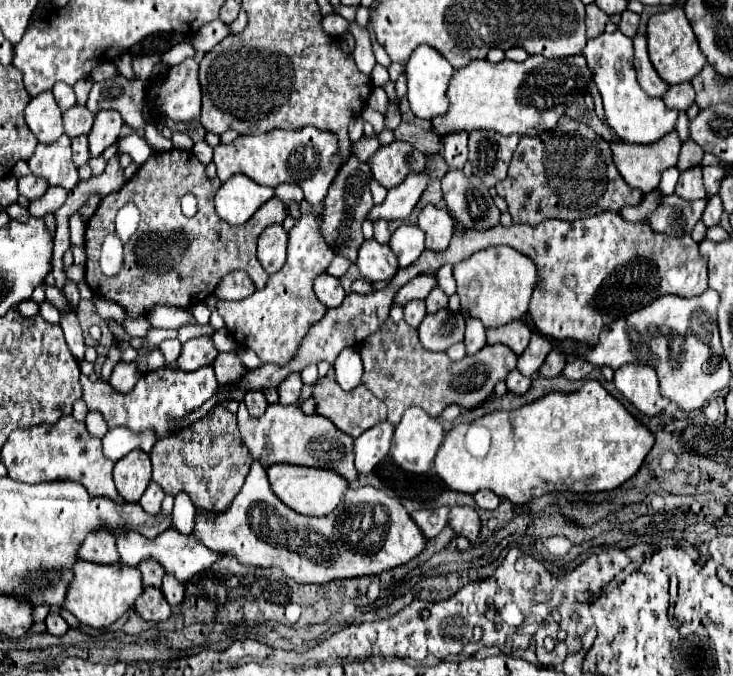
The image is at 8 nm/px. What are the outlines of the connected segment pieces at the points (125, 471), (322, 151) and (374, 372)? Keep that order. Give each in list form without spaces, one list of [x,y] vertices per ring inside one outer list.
[[[142,449],[130,451],[114,465],[114,483],[118,493],[126,501],[136,503],[150,483],[150,471],[152,467],[148,453],[144,453]]]
[[[304,127],[302,131],[268,131],[262,135],[238,135],[232,143],[220,143],[214,147],[214,163],[220,181],[230,179],[236,173],[248,175],[258,185],[276,187],[280,183],[296,183],[308,203],[322,203],[328,187],[336,175],[336,137],[316,127]]]
[[[406,321],[384,323],[380,331],[370,335],[360,351],[364,361],[364,385],[388,407],[388,421],[396,425],[404,409],[416,405],[428,415],[438,417],[446,405],[456,403],[460,407],[476,407],[484,403],[498,381],[504,381],[510,371],[516,369],[518,357],[506,345],[488,345],[472,357],[464,357],[452,363],[444,353],[428,351],[418,341],[418,331]]]

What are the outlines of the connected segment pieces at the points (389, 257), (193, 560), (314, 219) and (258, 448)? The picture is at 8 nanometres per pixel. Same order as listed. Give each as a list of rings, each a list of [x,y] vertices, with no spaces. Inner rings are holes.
[[[368,239],[360,247],[356,267],[362,279],[376,283],[394,277],[394,273],[398,271],[398,261],[388,245],[380,245],[376,239]]]
[[[128,531],[124,535],[118,535],[116,549],[118,549],[118,555],[120,555],[120,563],[124,563],[126,567],[138,567],[138,563],[144,561],[144,559],[156,559],[166,569],[168,575],[176,577],[182,583],[192,579],[196,573],[208,569],[218,559],[218,555],[214,551],[206,549],[192,535],[182,535],[178,531],[164,531],[154,539],[148,539],[144,535],[140,535],[140,533]]]
[[[302,213],[288,233],[286,265],[278,273],[270,275],[266,287],[240,301],[218,301],[218,313],[222,315],[228,333],[240,345],[252,349],[262,363],[276,363],[278,367],[288,365],[294,359],[304,335],[308,335],[310,327],[328,311],[328,307],[316,299],[312,283],[328,269],[334,257],[334,247],[330,247],[322,237],[322,215]]]
[[[243,399],[239,402],[238,431],[242,435],[242,443],[252,455],[252,459],[260,459],[260,463],[268,469],[276,463],[332,469],[346,477],[350,483],[356,481],[358,473],[354,469],[352,457],[352,437],[342,433],[330,419],[322,415],[304,415],[298,405],[270,405],[266,413],[258,419],[252,419],[244,407]]]

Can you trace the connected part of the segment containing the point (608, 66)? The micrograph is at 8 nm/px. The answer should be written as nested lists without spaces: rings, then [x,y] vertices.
[[[616,29],[614,33],[602,33],[596,39],[588,39],[582,55],[594,71],[594,83],[602,95],[606,119],[622,141],[648,145],[674,131],[678,111],[668,109],[662,99],[648,97],[636,81],[632,67],[632,37],[626,37],[620,29]]]

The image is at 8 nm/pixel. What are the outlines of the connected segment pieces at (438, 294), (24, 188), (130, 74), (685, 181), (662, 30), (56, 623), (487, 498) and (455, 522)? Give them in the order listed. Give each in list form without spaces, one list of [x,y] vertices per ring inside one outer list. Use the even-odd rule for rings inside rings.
[[[434,287],[434,289],[430,291],[428,299],[426,299],[426,311],[428,311],[428,313],[436,313],[436,311],[440,311],[440,309],[444,309],[444,307],[448,307],[448,297],[444,295],[442,289]]]
[[[34,175],[18,179],[18,193],[24,195],[28,201],[40,199],[46,193],[46,189],[48,189],[48,183],[44,179],[34,177]]]
[[[124,53],[124,55],[122,55],[122,57],[118,57],[118,59],[114,59],[114,63],[116,63],[118,71],[120,71],[126,79],[134,79],[134,71],[132,71],[130,55],[128,55],[128,53]]]
[[[694,167],[688,171],[680,173],[678,185],[676,185],[676,195],[686,199],[686,201],[694,201],[694,199],[702,199],[706,197],[704,185],[702,185],[702,169]]]
[[[672,7],[668,11],[652,15],[648,21],[646,37],[648,37],[650,61],[652,61],[654,69],[658,71],[658,75],[670,85],[678,85],[678,83],[686,83],[686,81],[694,79],[700,73],[700,69],[708,63],[704,53],[698,47],[698,41],[694,37],[694,31],[692,31],[682,7]]]
[[[48,615],[48,617],[46,617],[46,627],[48,627],[48,631],[50,631],[52,635],[56,635],[56,637],[64,635],[64,633],[70,629],[68,623],[66,623],[60,615]]]
[[[488,489],[478,491],[478,493],[474,495],[474,499],[476,499],[476,503],[478,503],[480,509],[496,509],[496,507],[500,505],[500,497],[498,497],[496,493],[488,491]]]
[[[452,507],[448,525],[456,531],[456,535],[466,537],[470,543],[476,543],[482,527],[480,515],[472,507]]]

